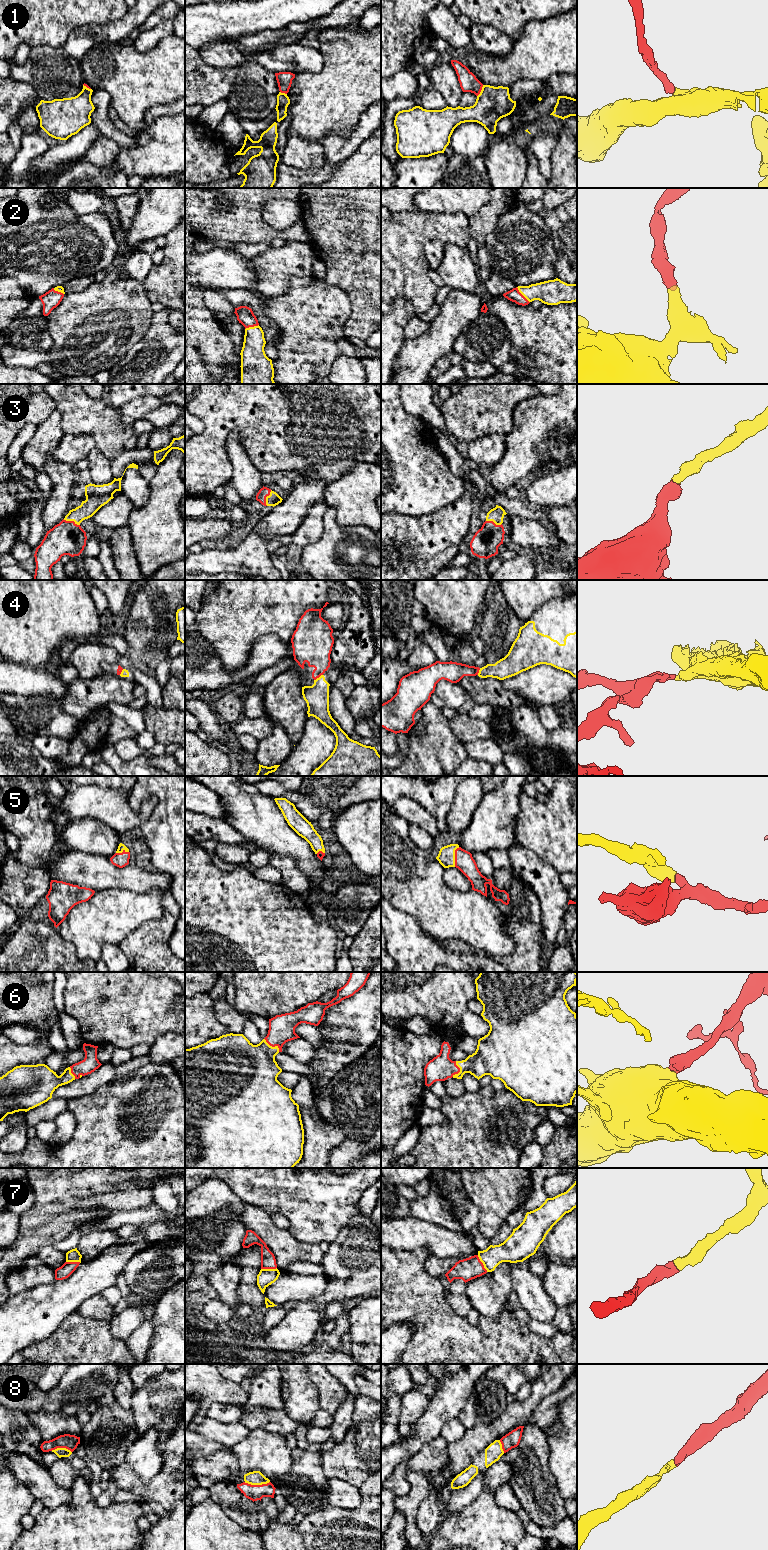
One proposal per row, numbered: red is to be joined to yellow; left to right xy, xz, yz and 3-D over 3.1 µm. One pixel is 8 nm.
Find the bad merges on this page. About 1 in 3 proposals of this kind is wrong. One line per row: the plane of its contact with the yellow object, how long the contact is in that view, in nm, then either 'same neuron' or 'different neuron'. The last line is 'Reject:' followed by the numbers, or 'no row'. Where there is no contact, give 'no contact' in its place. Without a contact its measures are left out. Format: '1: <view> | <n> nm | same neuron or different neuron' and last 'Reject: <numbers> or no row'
1: yz | 110 nm | different neuron
2: yz | 170 nm | same neuron
3: xy | 140 nm | same neuron
4: xz | 90 nm | same neuron
5: yz | 170 nm | same neuron
6: xz | 170 nm | same neuron
7: yz | 160 nm | same neuron
8: xz | 200 nm | same neuron
Reject: 1

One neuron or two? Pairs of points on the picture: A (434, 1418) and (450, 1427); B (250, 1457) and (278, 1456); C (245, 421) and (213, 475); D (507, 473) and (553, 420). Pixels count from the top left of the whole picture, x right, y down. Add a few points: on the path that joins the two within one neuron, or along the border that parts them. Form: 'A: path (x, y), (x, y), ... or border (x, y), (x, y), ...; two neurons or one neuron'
A: border (456, 1417), (449, 1420), (443, 1426), (440, 1434); two neurons
B: path (257, 1456), (271, 1456); one neuron
C: path (229, 426), (213, 442), (213, 459); one neuron
D: path (519, 460), (531, 442), (540, 433); one neuron

